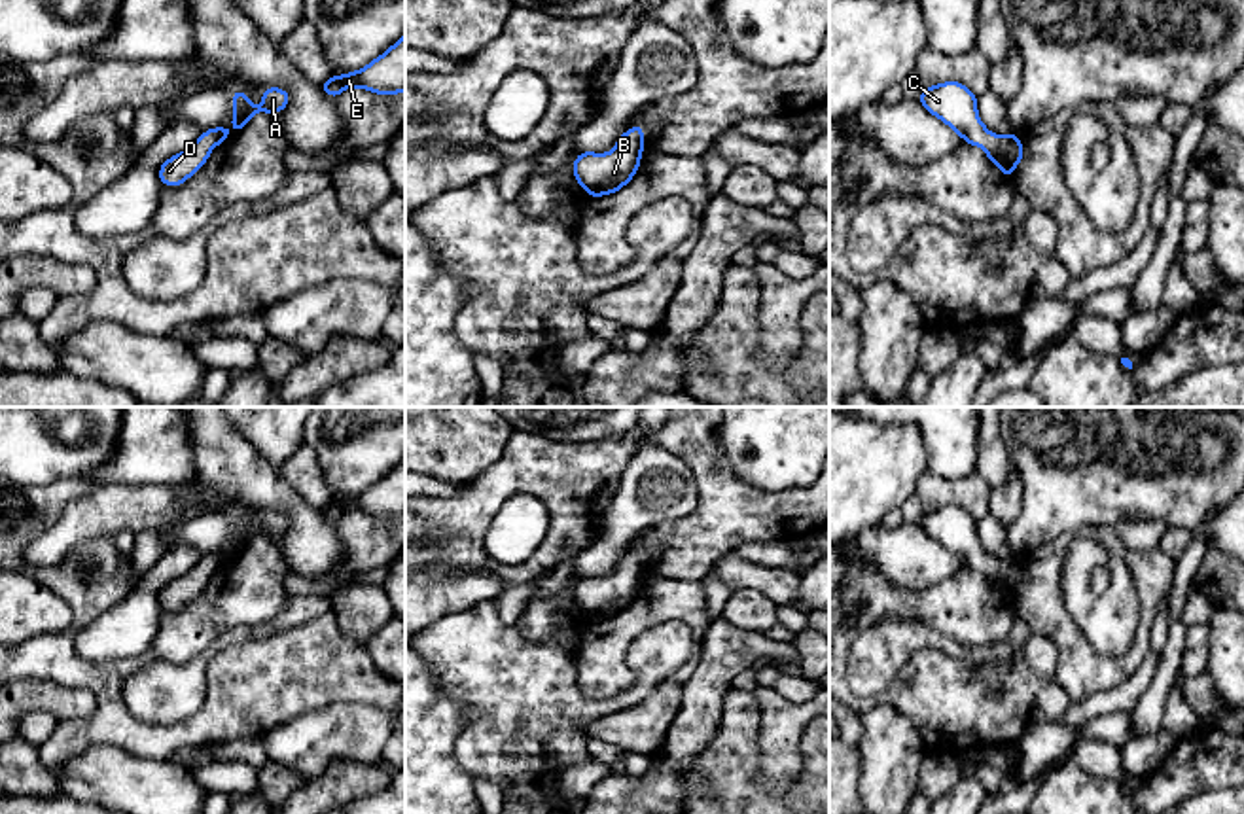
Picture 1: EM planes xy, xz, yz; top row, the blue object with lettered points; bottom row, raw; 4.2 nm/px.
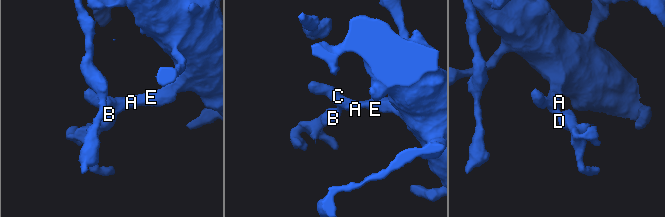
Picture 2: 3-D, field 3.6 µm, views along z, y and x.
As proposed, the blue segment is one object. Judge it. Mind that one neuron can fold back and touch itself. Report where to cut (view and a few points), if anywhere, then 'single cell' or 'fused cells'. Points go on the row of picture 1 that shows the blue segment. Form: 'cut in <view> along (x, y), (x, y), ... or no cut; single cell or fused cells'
no cut; single cell

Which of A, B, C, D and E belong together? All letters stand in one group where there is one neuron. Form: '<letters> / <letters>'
A B C D E

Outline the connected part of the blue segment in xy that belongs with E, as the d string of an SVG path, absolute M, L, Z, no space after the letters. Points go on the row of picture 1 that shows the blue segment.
M405 34L381 57L360 72L341 78L329 76L320 89L328 97L339 97L348 87L364 87L377 95L396 95L405 91Z

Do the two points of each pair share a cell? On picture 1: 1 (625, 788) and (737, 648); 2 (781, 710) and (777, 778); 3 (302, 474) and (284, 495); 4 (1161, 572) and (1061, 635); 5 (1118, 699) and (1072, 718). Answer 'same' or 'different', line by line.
1: same
2: same
3: different
4: same
5: same

